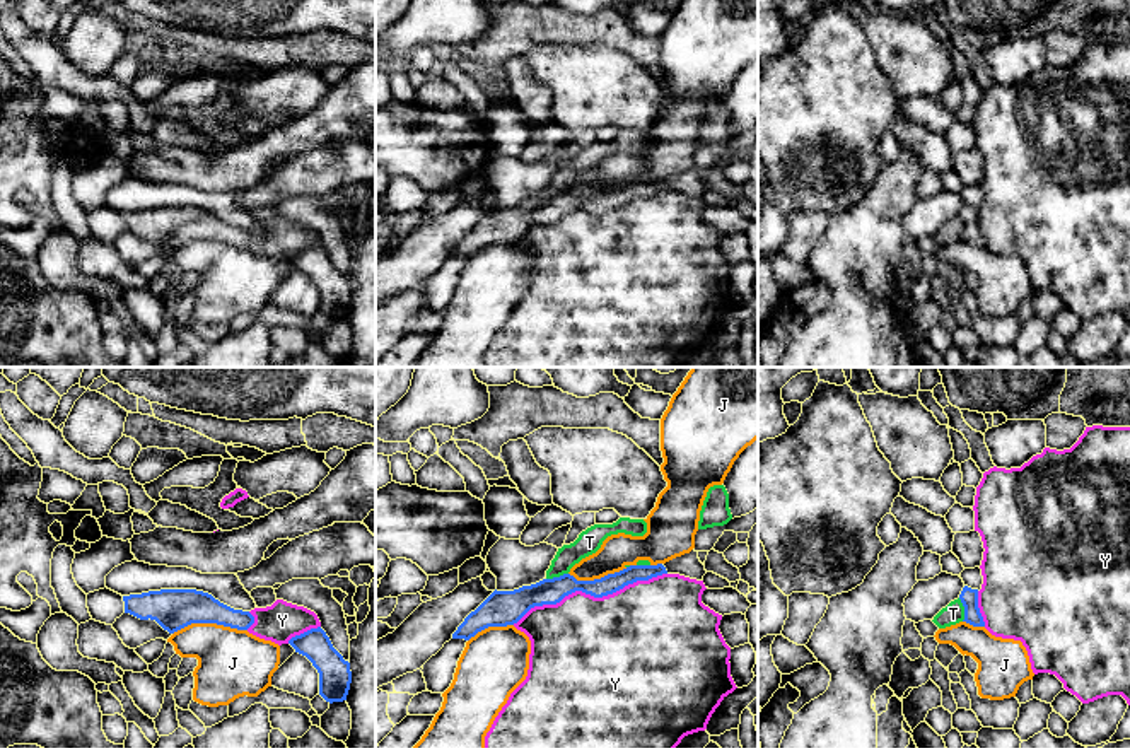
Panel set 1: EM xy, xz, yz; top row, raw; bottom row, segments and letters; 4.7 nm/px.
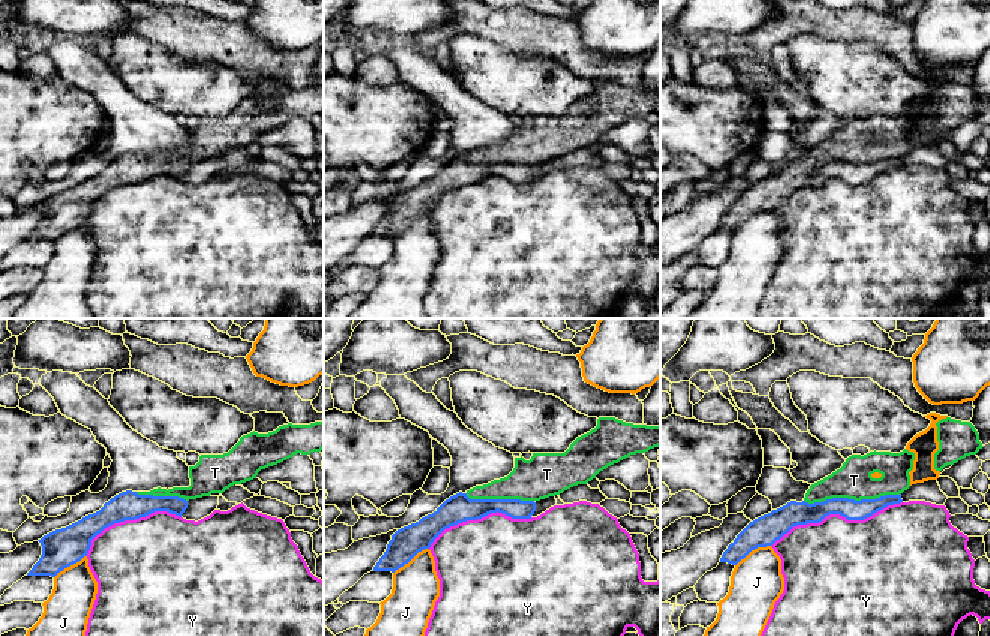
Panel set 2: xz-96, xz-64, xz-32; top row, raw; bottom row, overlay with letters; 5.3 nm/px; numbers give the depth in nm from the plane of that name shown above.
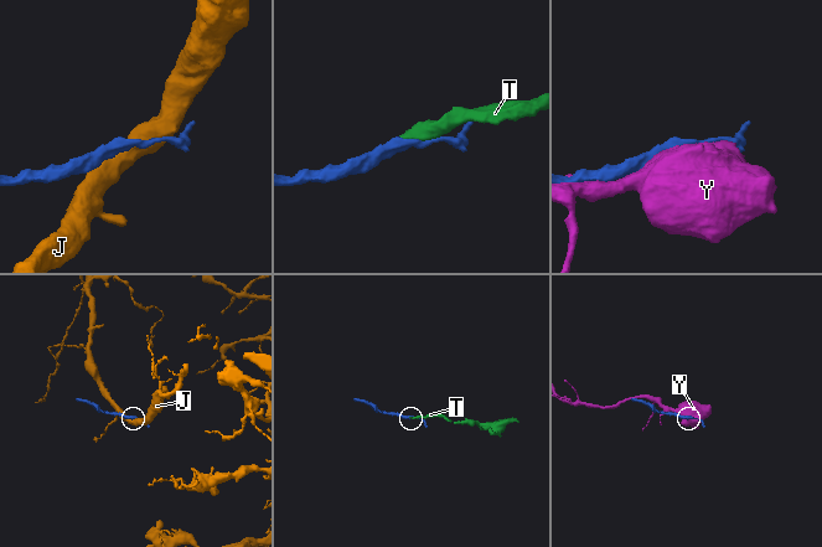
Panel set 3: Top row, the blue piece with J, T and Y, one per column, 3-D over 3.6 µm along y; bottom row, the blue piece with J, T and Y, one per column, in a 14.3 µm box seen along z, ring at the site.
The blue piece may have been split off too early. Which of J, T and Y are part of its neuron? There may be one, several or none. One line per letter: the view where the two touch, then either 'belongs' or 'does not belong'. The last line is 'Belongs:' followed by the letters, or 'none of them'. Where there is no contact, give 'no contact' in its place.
J: xy | does not belong
T: yz | belongs
Y: xz | does not belong
Belongs: T

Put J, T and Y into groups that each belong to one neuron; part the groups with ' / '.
J / T / Y

